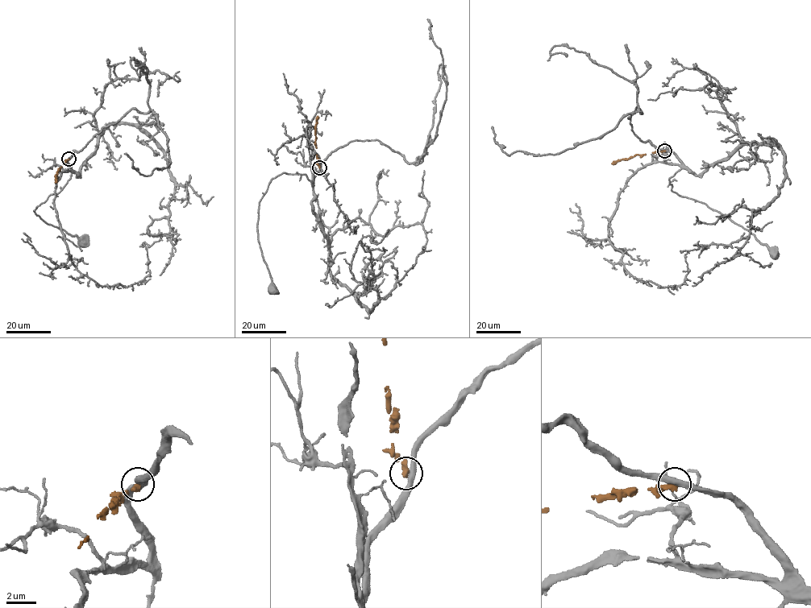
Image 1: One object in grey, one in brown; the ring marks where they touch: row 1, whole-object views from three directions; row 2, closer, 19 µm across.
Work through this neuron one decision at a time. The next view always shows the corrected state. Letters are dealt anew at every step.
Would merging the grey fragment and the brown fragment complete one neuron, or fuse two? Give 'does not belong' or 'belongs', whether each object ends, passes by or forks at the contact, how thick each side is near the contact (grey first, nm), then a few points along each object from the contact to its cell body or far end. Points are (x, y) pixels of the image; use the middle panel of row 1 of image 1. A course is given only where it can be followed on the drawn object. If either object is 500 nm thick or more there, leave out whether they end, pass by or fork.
does not belong | grey passes by | brown ends | 380/360 nm | grey via (320, 167), (312, 186), (305, 175), (283, 172), (278, 175), (271, 181), (259, 202), (258, 238), (273, 290) | brown via (319, 167), (315, 139), (318, 116)

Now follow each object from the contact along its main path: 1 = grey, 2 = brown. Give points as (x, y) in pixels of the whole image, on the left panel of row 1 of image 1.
1: (69, 159), (68, 161), (71, 173), (66, 184), (57, 193), (51, 194), (34, 211), (47, 224), (83, 241)
2: (68, 159), (58, 168), (56, 182)

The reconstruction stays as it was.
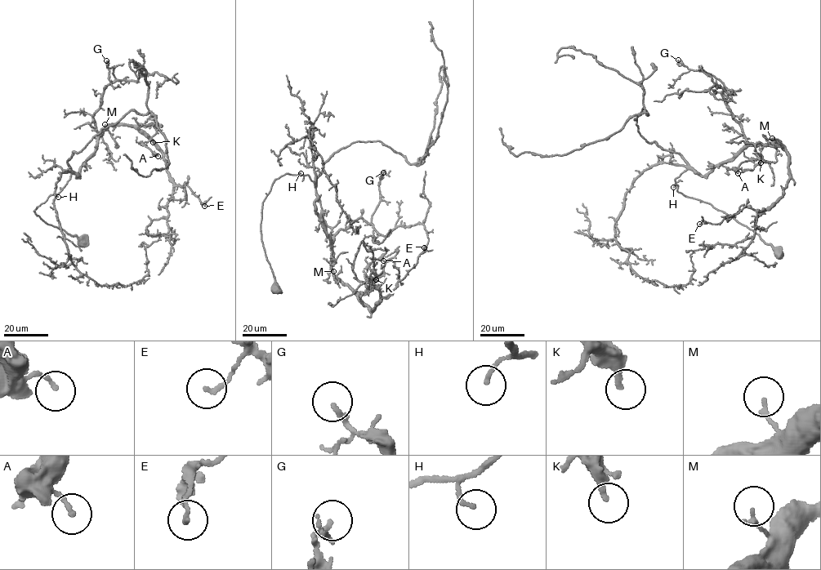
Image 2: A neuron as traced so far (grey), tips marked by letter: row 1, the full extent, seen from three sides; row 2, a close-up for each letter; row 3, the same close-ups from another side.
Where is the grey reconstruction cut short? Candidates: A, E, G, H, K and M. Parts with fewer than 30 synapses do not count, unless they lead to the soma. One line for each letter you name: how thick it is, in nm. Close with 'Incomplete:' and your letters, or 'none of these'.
Incomplete: none of these

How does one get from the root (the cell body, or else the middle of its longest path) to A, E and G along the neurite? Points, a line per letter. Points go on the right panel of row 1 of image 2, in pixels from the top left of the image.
A: (779, 252), (675, 183), (688, 169), (706, 175), (748, 144), (783, 145), (757, 143), (760, 156), (738, 173)
E: (779, 252), (675, 180), (776, 140), (783, 195), (699, 224)
G: (779, 252), (677, 190), (675, 180), (688, 169), (706, 175), (747, 144), (723, 83), (678, 60)

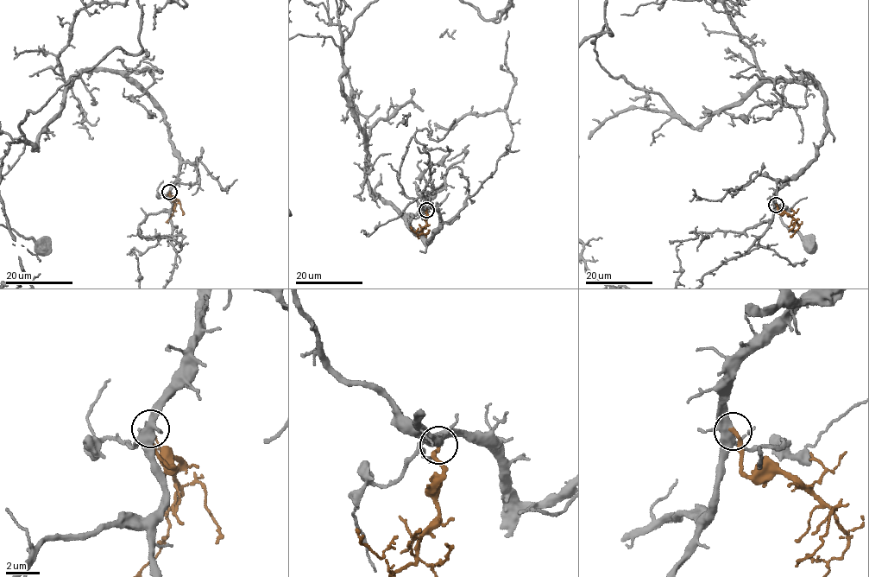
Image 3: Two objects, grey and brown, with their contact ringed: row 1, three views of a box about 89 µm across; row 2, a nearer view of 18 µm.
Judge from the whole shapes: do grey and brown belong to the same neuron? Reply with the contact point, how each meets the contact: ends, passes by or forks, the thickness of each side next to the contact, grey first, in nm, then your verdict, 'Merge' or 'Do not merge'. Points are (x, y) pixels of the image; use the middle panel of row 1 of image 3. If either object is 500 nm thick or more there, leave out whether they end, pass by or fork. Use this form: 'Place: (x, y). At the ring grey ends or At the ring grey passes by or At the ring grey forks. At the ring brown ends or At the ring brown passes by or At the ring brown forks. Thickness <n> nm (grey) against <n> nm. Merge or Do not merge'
Place: (426, 210). At the ring grey forks. At the ring brown ends. Thickness 440 nm (grey) against 240 nm. Merge

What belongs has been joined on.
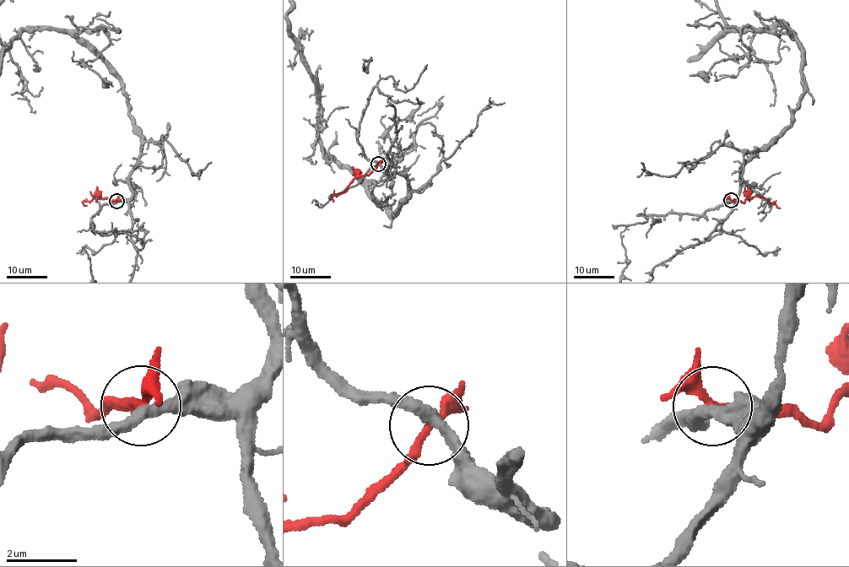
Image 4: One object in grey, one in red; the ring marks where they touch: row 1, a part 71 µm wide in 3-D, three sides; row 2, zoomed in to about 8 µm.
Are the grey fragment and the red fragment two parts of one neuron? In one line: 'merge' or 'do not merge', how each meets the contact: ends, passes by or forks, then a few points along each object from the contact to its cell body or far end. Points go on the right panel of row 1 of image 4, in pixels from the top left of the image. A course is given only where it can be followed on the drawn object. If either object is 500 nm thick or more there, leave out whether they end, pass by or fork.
do not merge; grey passes by; red passes by; red runs (731, 201), (743, 202), (759, 196), (780, 207)

